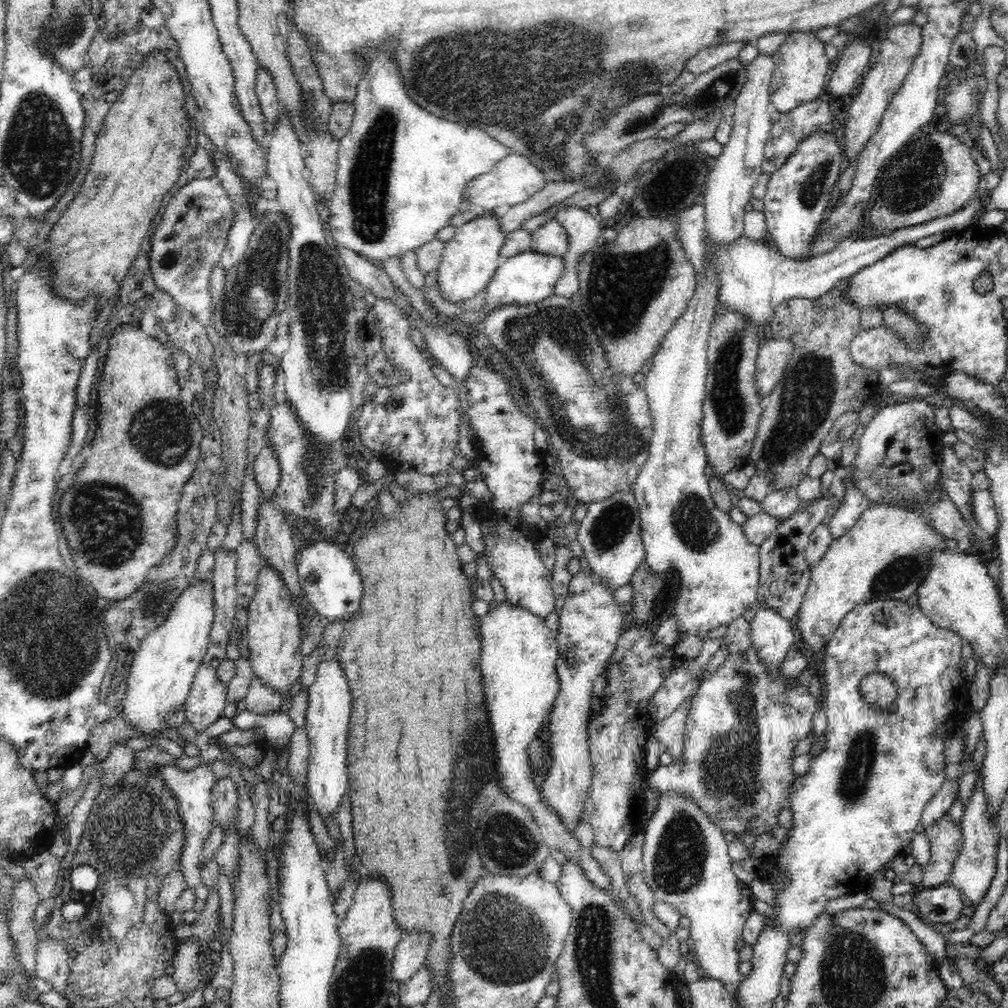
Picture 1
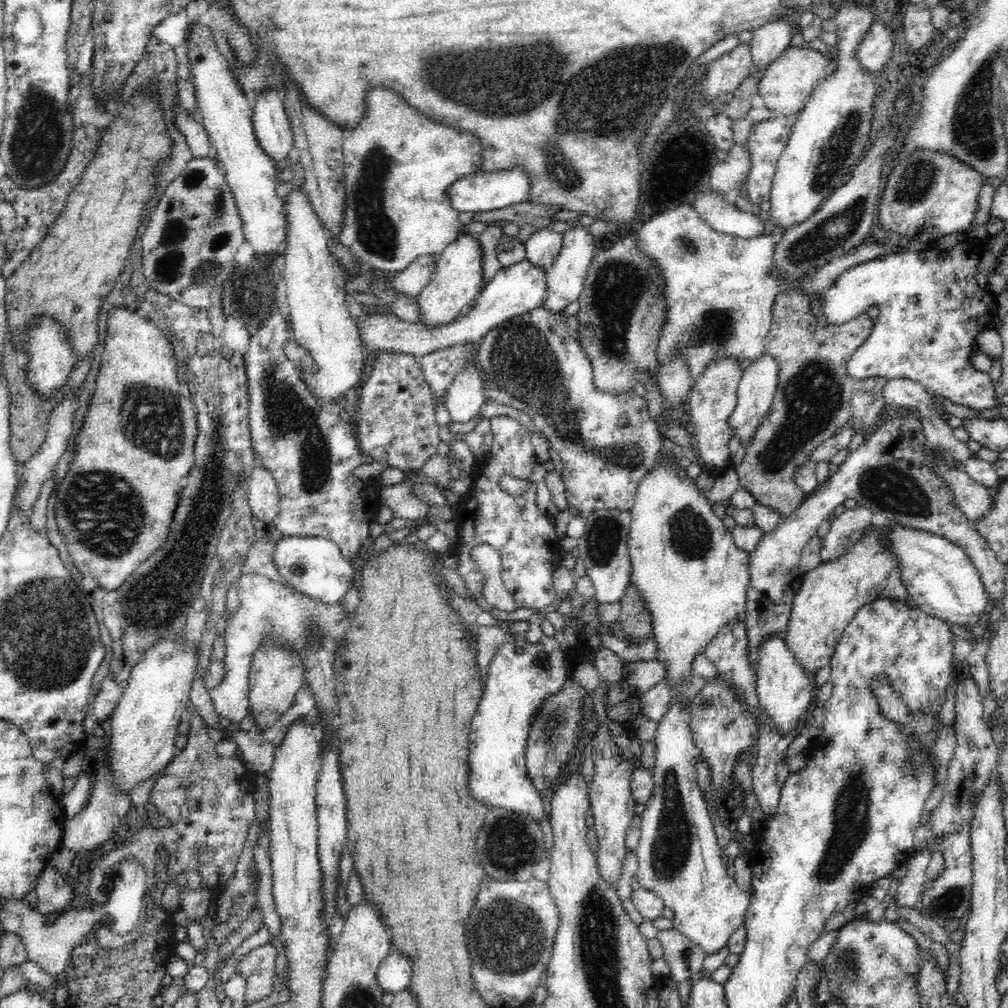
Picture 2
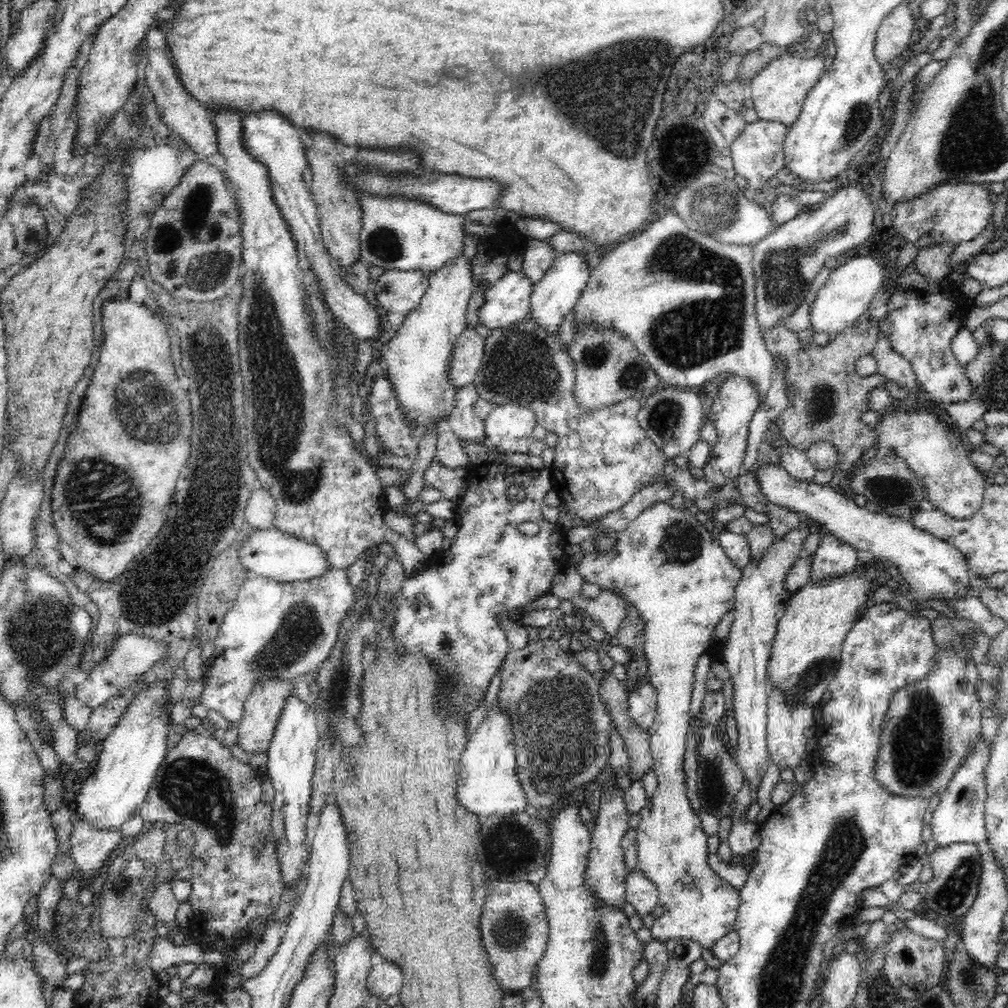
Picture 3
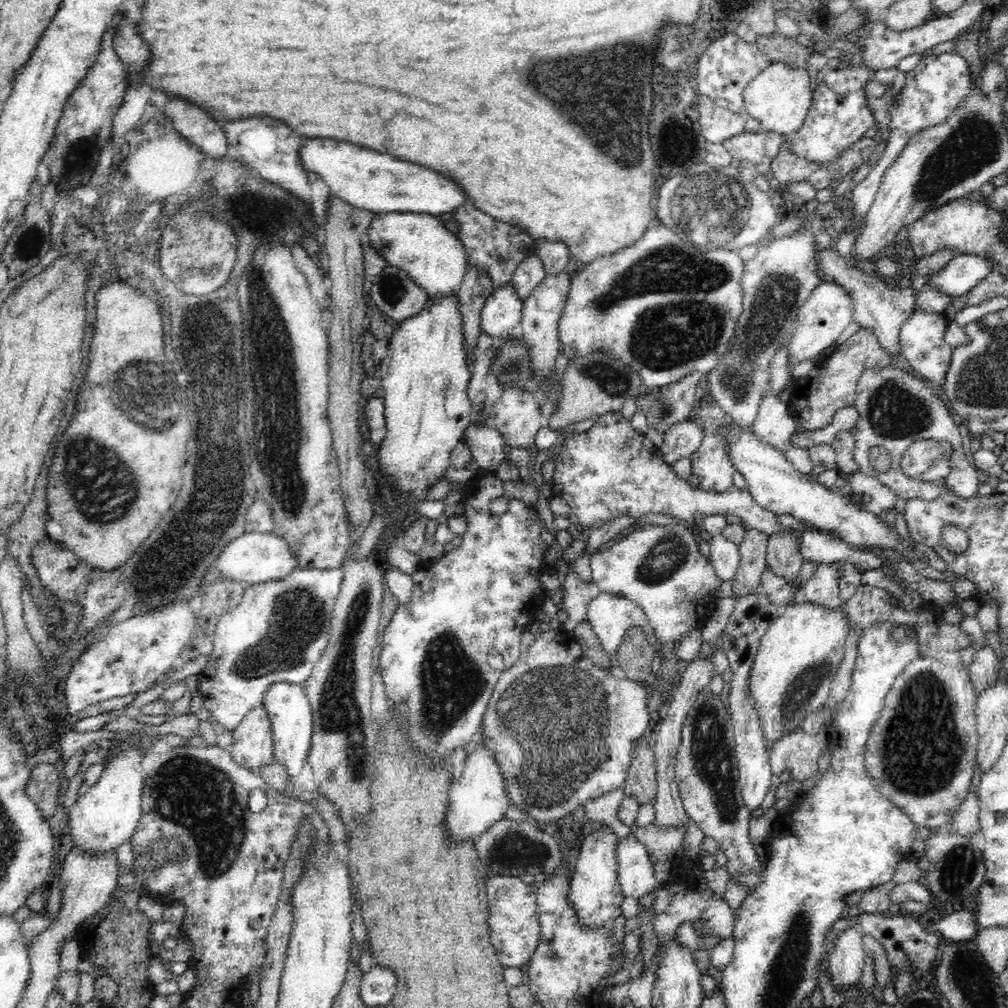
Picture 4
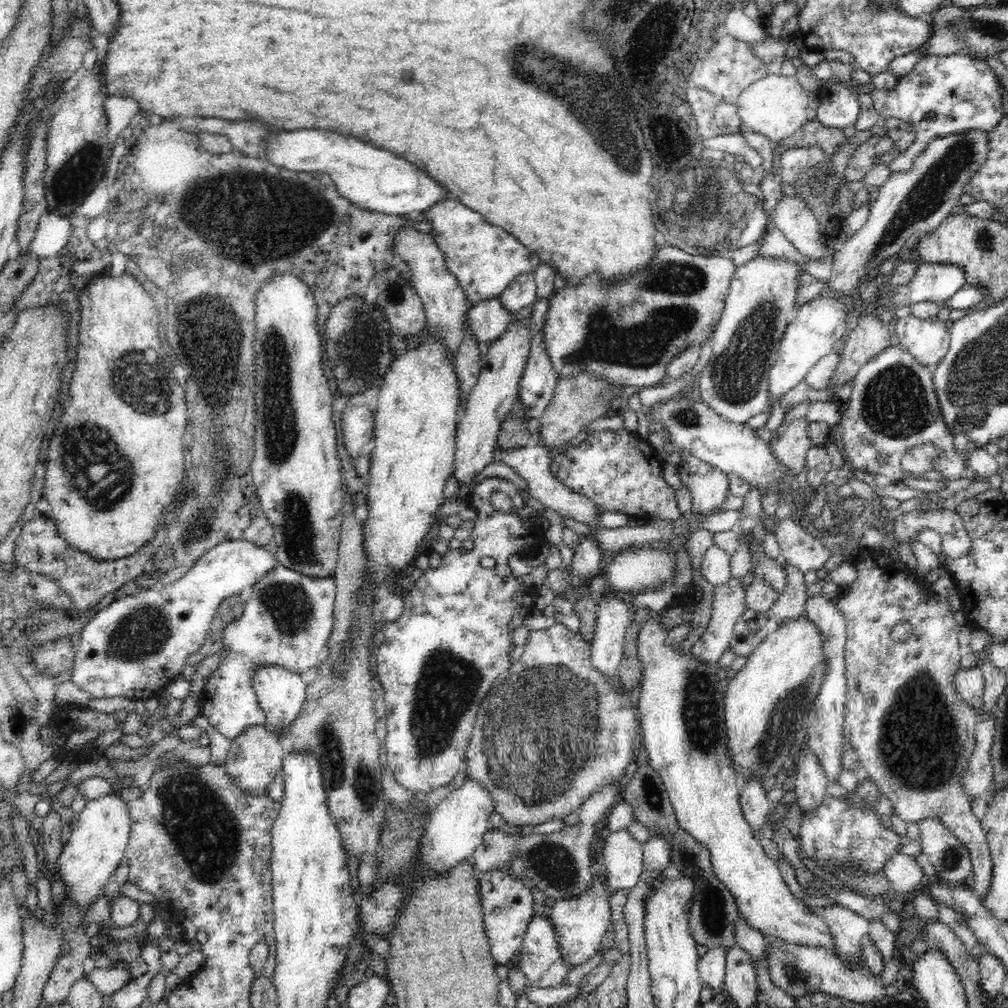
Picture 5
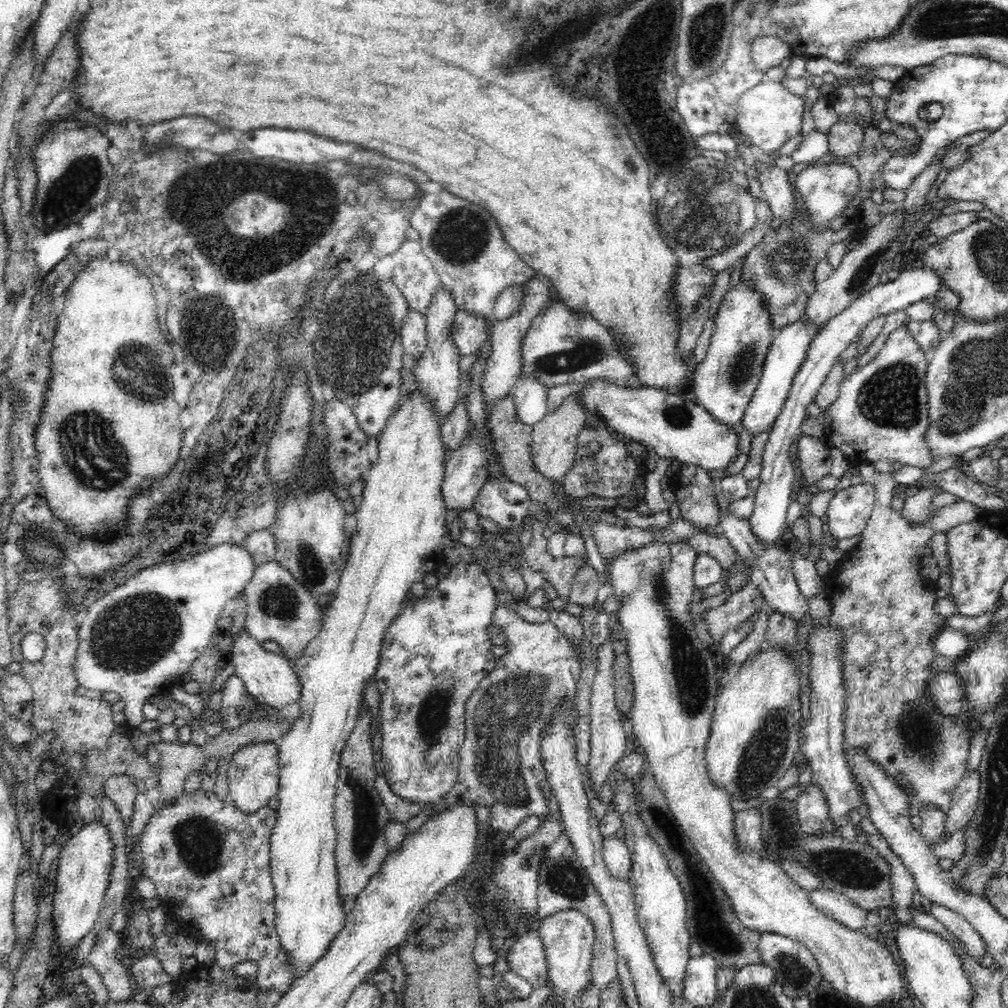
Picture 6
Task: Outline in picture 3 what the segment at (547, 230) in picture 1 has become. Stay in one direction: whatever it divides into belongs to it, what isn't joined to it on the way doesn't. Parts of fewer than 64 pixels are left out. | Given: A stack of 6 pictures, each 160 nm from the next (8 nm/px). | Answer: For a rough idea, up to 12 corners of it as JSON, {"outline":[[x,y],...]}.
{"outline":[[530,239],[522,271],[536,284],[557,253],[547,240]]}

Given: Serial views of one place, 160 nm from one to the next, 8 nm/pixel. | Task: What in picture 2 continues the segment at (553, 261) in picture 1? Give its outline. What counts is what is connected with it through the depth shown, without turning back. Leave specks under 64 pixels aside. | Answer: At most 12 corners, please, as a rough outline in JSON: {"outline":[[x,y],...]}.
{"outline":[[500,269],[467,315],[427,327],[364,308],[363,348],[425,354],[479,343],[542,306],[545,270]]}

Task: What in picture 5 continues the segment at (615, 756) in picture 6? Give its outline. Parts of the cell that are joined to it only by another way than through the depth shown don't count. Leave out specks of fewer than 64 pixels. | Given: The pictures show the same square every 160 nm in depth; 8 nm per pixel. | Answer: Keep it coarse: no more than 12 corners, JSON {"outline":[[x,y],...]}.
{"outline":[[624,600],[596,608],[591,661],[618,682],[626,631],[634,614]]}

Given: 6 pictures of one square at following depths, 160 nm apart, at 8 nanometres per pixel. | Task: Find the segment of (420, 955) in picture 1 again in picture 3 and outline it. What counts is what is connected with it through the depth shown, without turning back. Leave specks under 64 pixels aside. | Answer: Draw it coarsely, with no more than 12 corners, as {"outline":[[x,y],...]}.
{"outline":[[389,960],[374,965],[366,986],[386,1001],[403,985],[400,967]]}

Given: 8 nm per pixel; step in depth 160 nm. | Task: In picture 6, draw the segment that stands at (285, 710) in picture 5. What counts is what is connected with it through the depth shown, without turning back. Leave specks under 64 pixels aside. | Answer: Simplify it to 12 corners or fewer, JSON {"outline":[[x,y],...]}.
{"outline":[[246,629],[229,656],[258,702],[282,710],[302,695],[285,656]]}

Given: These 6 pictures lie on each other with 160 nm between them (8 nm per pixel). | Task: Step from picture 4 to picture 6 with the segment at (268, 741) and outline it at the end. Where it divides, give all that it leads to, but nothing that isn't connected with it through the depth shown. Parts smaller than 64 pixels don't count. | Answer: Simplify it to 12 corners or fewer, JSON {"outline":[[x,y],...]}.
{"outline":[[279,745],[229,758],[228,799],[250,814],[279,790]]}

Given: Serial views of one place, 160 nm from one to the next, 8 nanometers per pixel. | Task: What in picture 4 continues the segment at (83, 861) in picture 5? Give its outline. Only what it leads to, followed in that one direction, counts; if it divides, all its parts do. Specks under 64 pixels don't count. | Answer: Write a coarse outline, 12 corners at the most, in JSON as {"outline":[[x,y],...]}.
{"outline":[[146,752],[100,771],[68,812],[73,848],[117,850],[142,816]]}

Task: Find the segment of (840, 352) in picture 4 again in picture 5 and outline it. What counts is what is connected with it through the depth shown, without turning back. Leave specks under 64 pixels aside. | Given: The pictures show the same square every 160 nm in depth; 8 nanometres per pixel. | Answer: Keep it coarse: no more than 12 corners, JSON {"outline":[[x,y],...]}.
{"outline":[[871,314],[846,334],[831,384],[837,391],[890,346],[888,324]]}

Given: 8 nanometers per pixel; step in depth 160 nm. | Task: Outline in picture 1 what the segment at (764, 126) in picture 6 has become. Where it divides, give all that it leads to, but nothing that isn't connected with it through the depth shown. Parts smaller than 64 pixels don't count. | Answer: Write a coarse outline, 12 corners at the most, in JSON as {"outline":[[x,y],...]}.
{"outline":[[813,31],[786,34],[773,54],[770,107],[824,97],[830,61]]}

